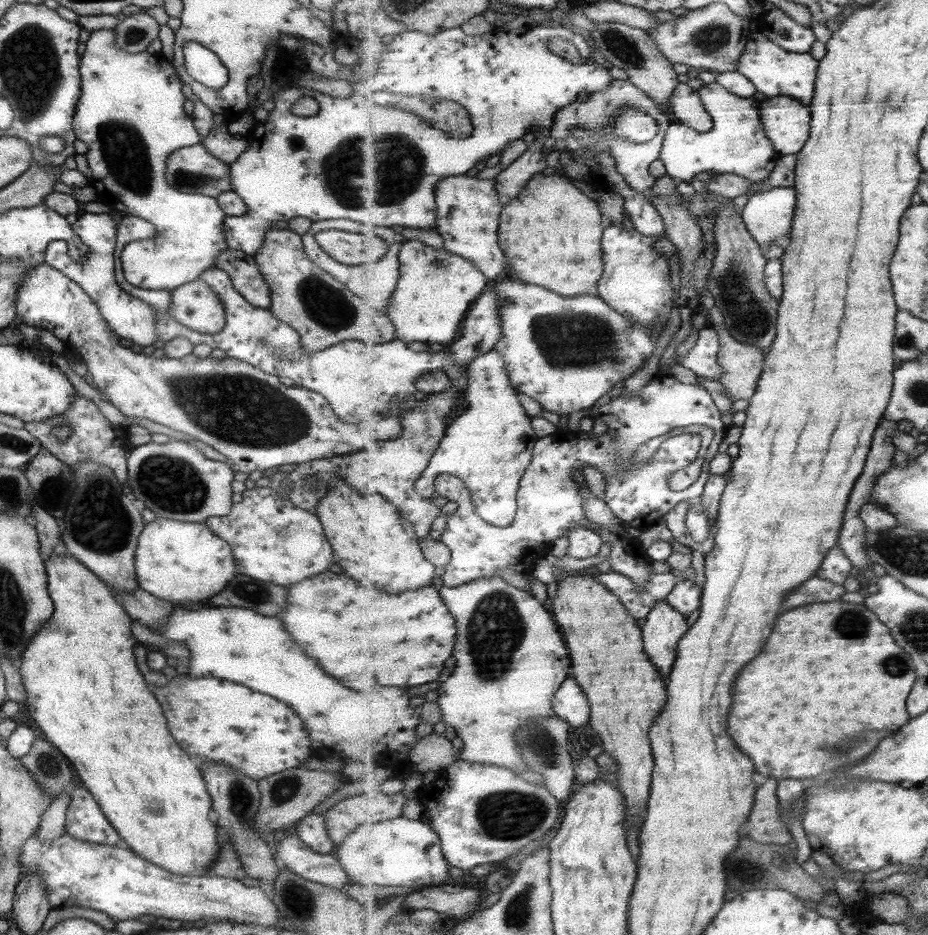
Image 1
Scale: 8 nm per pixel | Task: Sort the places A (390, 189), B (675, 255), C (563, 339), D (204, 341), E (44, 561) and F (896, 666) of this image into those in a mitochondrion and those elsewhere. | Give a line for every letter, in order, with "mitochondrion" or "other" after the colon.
A: mitochondrion
B: other
C: mitochondrion
D: other
E: other
F: mitochondrion

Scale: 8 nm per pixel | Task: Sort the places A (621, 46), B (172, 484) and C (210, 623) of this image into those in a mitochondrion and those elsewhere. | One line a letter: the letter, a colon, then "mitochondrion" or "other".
A: mitochondrion
B: mitochondrion
C: other

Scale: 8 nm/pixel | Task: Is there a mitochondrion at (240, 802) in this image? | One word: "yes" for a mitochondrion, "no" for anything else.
yes

